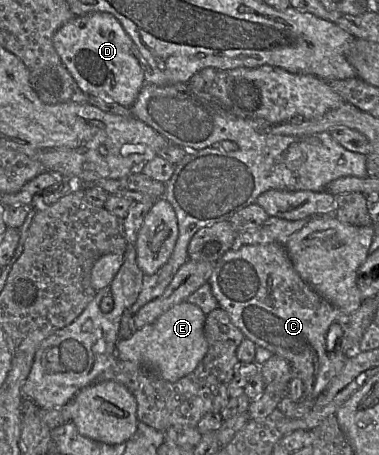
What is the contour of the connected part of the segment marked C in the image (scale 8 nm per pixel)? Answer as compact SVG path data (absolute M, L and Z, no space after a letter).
M273 242L233 246L215 262L208 284L219 308L228 313L231 322L241 330L246 339L289 362L293 376L298 376L303 381L303 398L316 400L341 372L348 358L341 350L327 350L327 335L332 324L345 324L349 315L329 303L302 280L284 244Z

